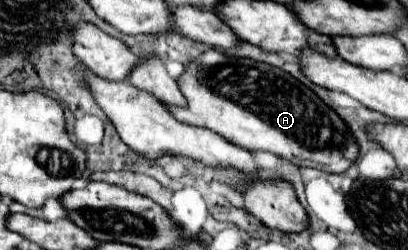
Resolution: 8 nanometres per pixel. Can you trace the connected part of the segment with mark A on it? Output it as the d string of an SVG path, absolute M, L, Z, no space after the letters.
M211 48L189 64L189 68L179 78L179 90L189 102L187 108L169 108L179 122L187 122L189 126L199 126L217 132L225 140L245 150L271 152L275 156L287 158L297 166L315 166L331 174L347 172L349 166L359 158L359 144L347 122L333 108L329 108L309 86L301 84L297 78L275 66L255 62L249 58L237 58Z

